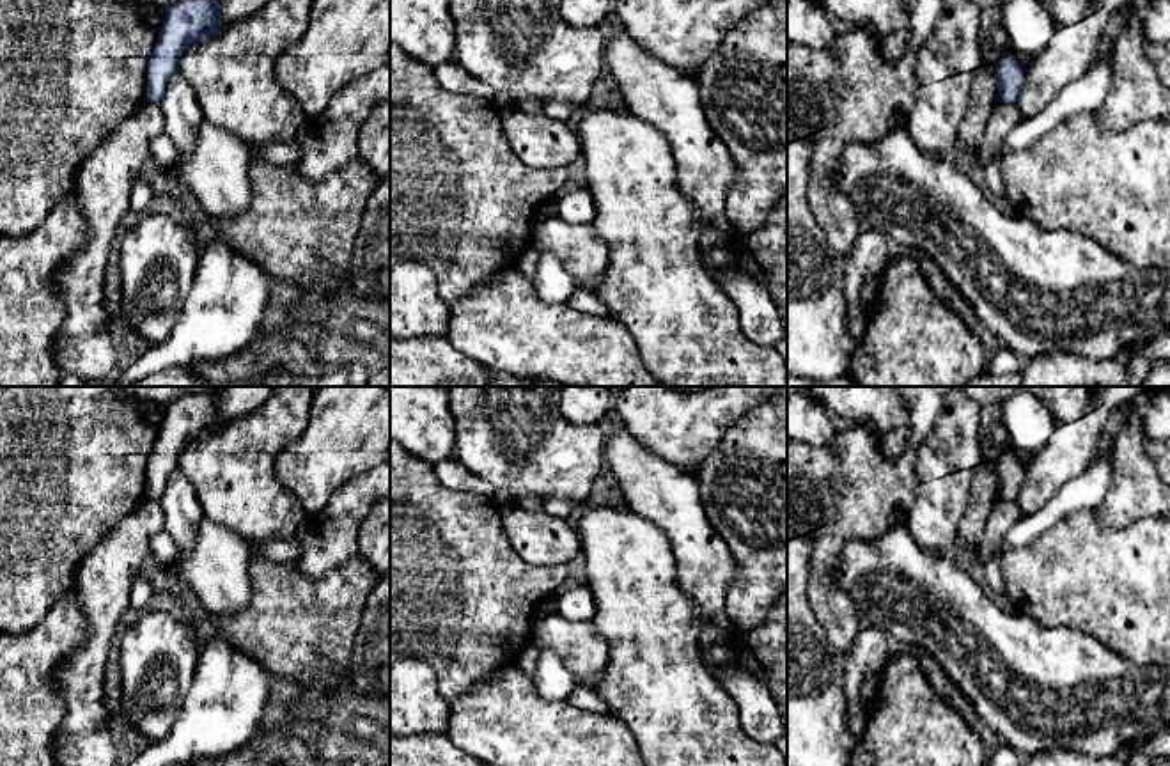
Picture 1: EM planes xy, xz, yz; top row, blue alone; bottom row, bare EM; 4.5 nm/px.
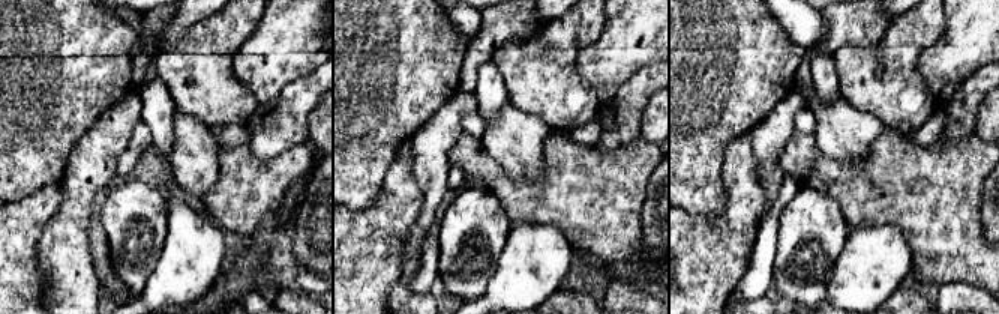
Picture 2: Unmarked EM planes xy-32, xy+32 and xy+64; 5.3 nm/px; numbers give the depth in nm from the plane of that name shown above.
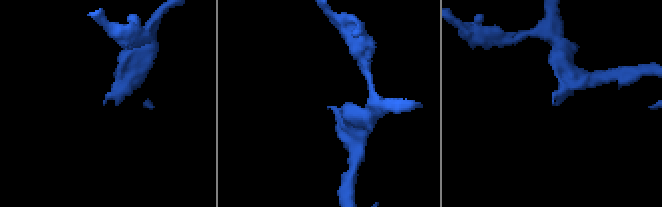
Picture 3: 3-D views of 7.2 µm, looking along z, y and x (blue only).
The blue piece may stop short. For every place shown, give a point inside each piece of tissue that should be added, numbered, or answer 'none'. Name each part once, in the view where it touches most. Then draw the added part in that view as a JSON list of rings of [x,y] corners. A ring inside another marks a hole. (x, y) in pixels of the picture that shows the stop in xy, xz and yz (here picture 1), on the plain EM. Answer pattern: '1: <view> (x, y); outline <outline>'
none

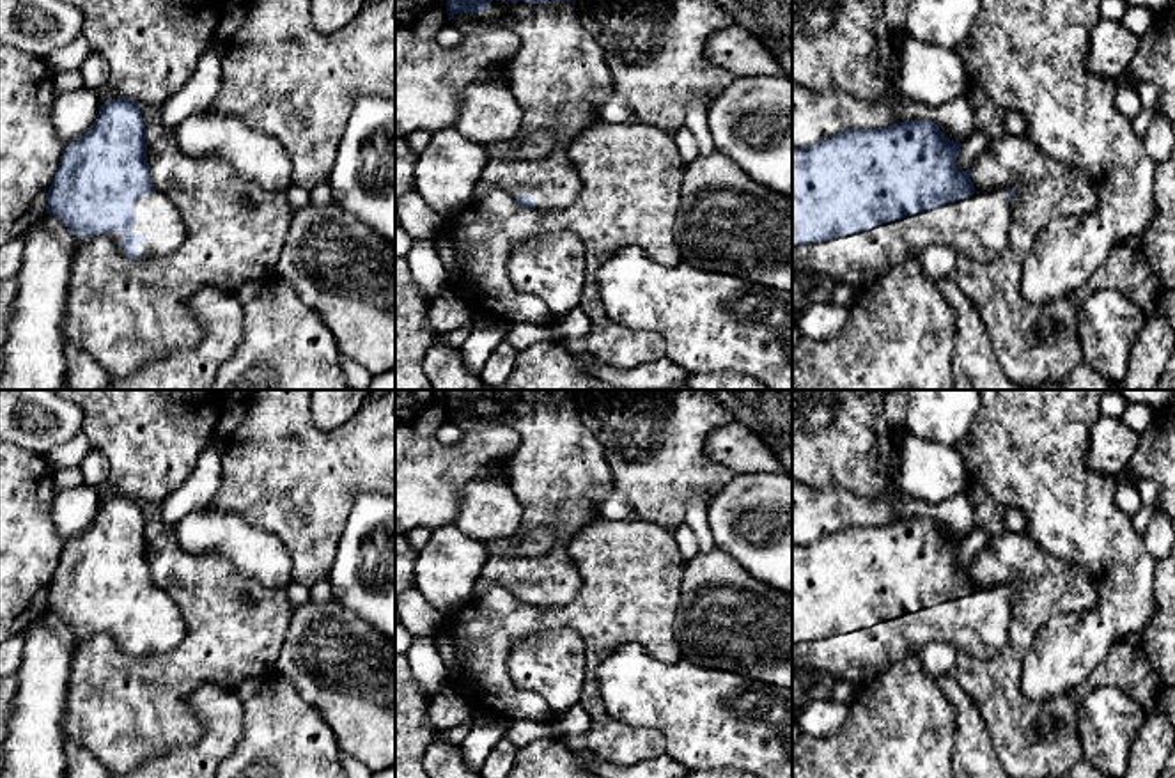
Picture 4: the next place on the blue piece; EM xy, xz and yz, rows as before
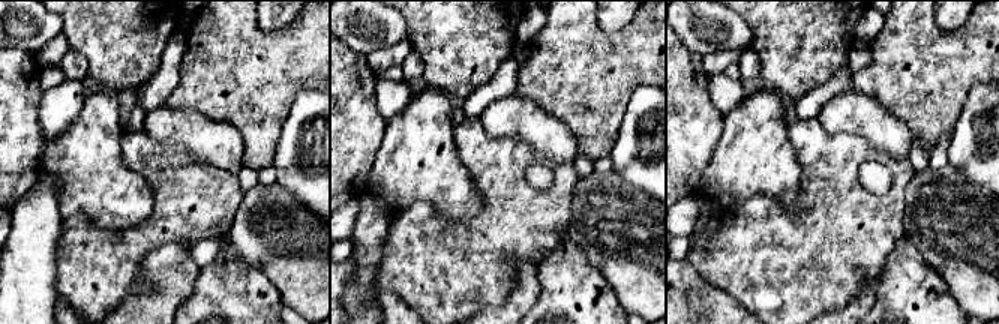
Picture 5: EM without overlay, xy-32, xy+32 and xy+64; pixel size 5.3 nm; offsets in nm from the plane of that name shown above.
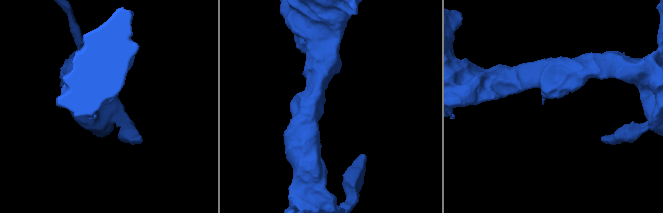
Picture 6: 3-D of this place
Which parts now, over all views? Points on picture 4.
1: yz (977, 624); outline [[[1007,587],[975,588],[860,631],[792,643],[792,670],[828,673],[858,689],[929,643],[945,642],[975,659],[992,659],[1008,643],[1010,620]]]

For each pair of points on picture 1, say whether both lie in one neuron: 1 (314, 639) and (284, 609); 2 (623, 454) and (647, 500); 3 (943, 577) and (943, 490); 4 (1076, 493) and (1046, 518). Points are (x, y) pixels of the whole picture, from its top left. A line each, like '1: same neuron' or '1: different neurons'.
1: same neuron
2: same neuron
3: different neurons
4: same neuron

